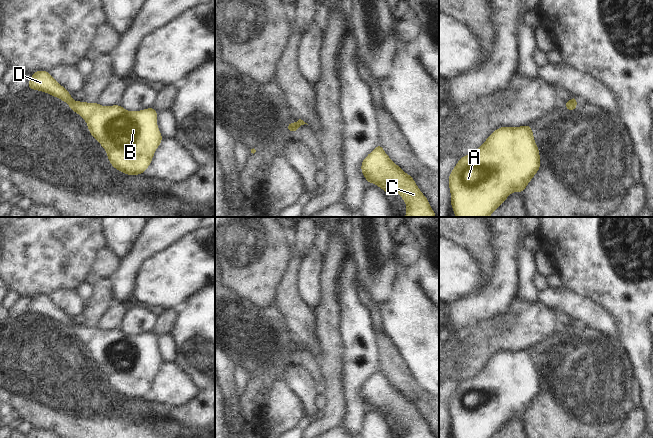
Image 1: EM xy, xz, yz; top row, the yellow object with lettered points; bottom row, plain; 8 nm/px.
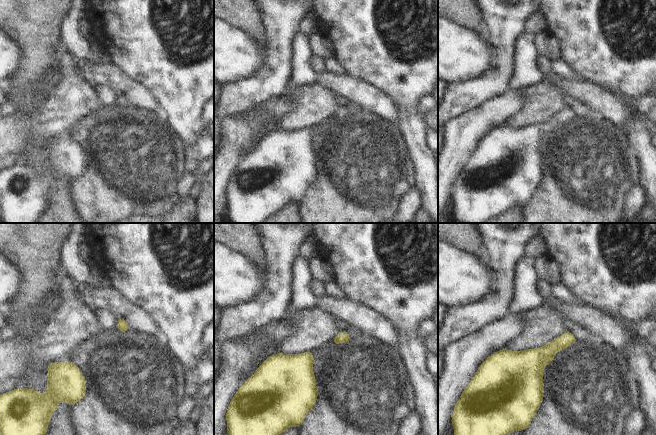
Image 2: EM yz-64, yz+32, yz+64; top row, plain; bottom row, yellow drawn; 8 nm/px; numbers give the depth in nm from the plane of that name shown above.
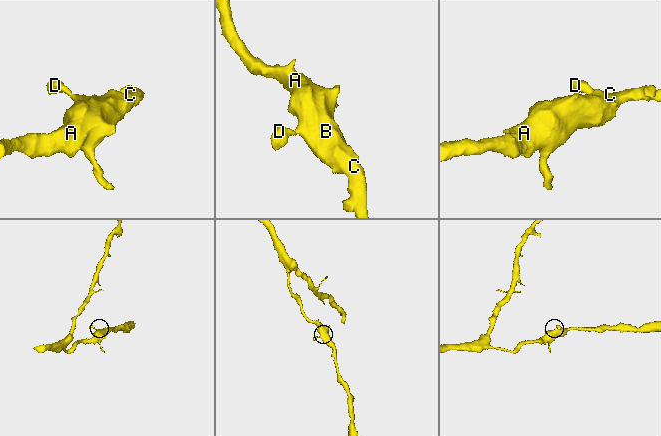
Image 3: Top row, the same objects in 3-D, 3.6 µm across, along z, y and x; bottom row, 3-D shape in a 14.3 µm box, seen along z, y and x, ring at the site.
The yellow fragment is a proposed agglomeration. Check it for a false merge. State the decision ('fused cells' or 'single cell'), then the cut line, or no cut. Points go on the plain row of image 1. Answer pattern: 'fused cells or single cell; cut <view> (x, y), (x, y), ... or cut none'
fused cells; cut xy (72, 324), (69, 329)

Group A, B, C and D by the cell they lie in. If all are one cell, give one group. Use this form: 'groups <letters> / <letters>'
groups A B C / D

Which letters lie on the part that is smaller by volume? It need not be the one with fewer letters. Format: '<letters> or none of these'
D

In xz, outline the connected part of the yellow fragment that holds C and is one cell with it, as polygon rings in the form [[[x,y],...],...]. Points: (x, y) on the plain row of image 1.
[[[380,367],[362,385],[361,394],[368,407],[374,407],[386,418],[400,418],[406,426],[406,438],[435,438],[414,403],[391,385]]]

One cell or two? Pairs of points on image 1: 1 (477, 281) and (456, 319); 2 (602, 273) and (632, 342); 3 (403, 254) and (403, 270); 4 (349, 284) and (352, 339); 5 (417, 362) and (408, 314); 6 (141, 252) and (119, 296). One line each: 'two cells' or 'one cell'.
1: two cells
2: one cell
3: two cells
4: one cell
5: one cell
6: one cell

